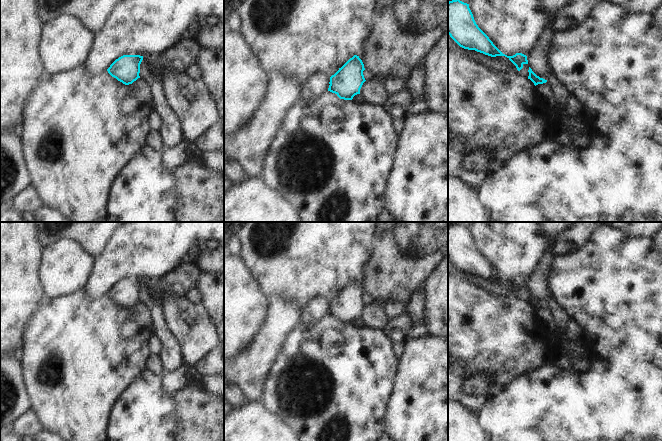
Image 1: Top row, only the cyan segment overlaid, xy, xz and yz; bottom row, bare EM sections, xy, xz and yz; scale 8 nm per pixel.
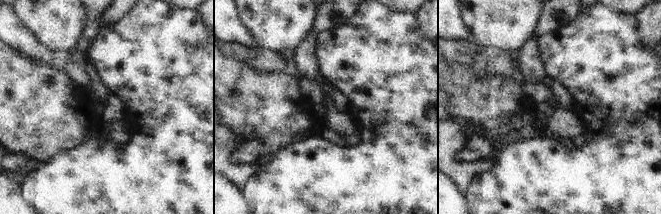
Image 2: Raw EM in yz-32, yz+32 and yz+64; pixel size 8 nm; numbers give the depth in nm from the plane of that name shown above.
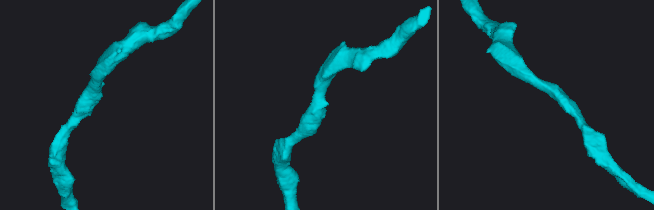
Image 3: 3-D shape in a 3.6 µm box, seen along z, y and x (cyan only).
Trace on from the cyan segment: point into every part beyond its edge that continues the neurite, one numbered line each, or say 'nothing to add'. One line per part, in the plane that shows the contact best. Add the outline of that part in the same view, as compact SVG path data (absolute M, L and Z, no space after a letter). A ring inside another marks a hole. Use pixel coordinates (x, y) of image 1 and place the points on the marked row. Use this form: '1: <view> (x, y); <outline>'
nothing to add

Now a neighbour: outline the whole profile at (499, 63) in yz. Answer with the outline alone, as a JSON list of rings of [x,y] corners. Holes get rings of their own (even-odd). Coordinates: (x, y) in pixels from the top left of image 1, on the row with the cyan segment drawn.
[[[466,49],[466,51],[471,57],[488,66],[491,70],[519,73],[516,66],[505,56],[491,57],[475,50]]]

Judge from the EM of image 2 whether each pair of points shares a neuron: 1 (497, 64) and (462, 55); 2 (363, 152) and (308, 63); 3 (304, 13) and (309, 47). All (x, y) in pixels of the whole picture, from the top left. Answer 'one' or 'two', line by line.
1: one
2: two
3: two

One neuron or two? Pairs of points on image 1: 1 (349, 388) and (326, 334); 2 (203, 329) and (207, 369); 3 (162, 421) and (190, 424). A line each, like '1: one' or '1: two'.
1: one
2: two
3: two

